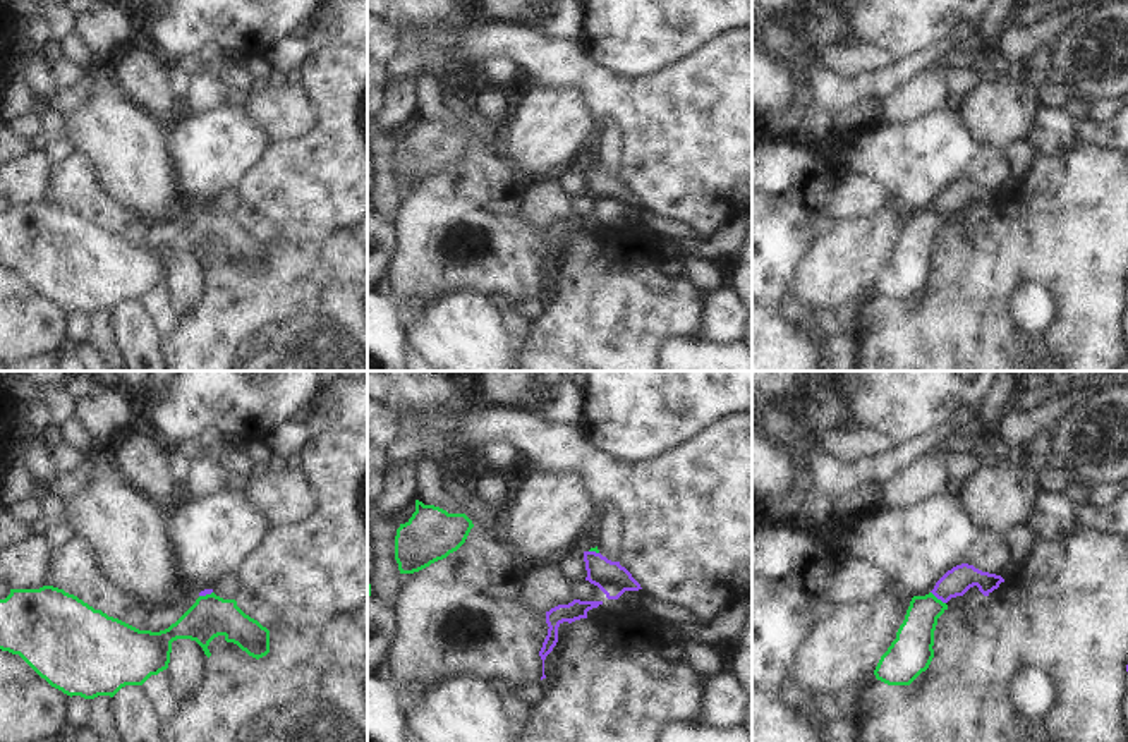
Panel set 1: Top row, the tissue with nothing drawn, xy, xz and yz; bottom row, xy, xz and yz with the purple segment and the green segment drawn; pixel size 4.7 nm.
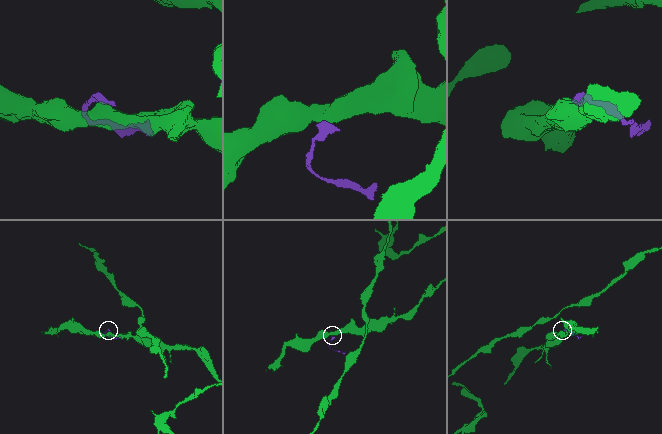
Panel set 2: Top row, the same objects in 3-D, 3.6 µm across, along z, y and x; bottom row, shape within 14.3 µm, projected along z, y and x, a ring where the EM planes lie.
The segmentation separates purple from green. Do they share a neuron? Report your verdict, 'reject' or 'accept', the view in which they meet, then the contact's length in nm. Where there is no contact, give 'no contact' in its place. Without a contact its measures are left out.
reject | yz | 90 nm

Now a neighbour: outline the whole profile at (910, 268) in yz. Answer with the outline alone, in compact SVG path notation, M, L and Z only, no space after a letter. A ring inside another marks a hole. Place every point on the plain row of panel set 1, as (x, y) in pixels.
M932 208L913 211L896 254L881 271L874 290L888 301L910 301L934 273L934 246L948 220Z

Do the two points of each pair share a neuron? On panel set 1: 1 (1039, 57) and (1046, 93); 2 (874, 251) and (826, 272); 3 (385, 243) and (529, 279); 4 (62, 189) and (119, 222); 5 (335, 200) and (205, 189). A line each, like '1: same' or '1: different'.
1: different
2: same
3: different
4: same
5: different

